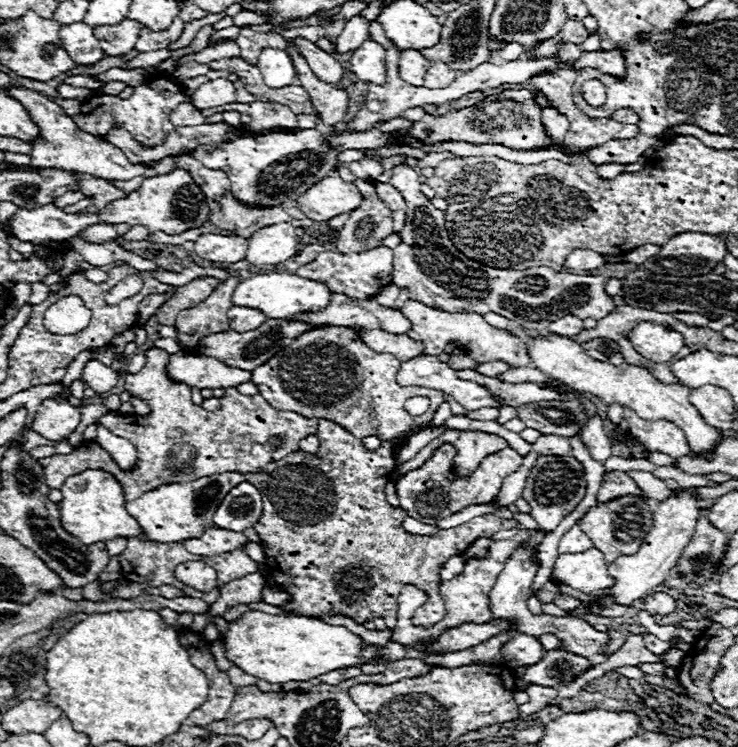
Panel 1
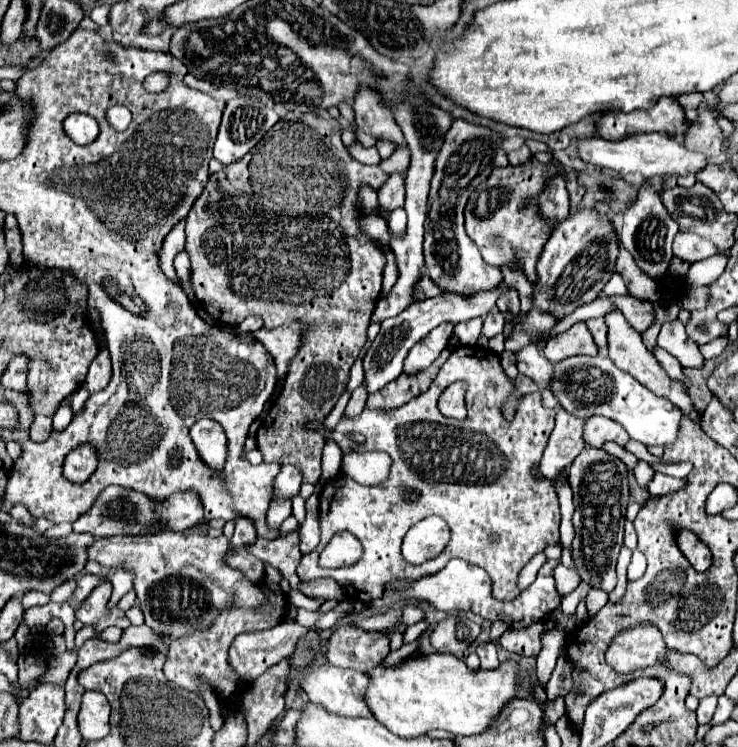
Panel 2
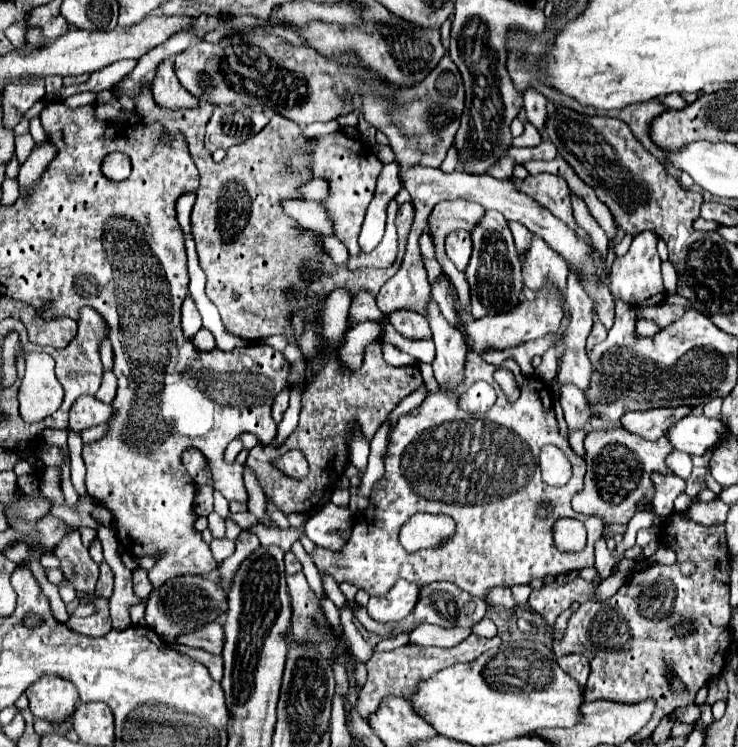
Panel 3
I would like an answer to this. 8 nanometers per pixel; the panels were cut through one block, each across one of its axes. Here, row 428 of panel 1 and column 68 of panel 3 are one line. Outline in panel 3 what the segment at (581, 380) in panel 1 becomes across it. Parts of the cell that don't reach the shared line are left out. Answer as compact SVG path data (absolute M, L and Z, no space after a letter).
M40 678L26 690L30 700L30 710L36 718L44 718L48 722L66 720L78 704L78 692L72 682L62 678Z

